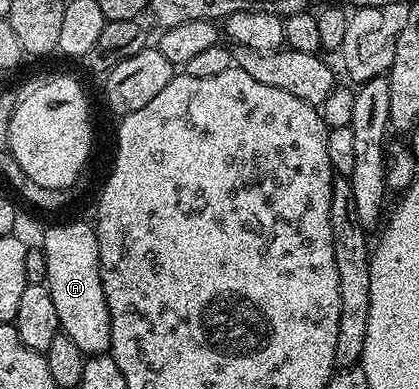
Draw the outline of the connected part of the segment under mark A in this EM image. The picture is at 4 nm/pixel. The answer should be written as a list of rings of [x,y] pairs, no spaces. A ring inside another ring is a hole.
[[[58,223],[47,229],[40,246],[48,261],[45,284],[56,304],[61,334],[72,337],[73,343],[87,357],[107,354],[110,350],[110,314],[100,277],[97,230],[86,223]]]

